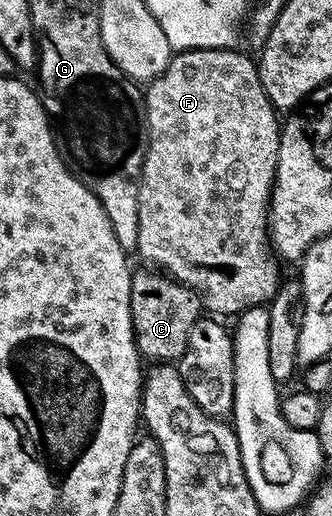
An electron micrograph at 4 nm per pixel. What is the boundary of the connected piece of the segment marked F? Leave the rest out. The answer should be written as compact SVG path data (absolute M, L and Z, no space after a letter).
M239 48L181 49L173 52L166 71L162 71L162 75L158 75L153 81L147 82L143 90L144 122L148 124L148 146L146 159L142 163L138 191L138 243L135 252L140 253L141 259L144 260L142 262L188 285L200 297L203 308L212 315L241 314L255 305L267 306L282 284L281 262L268 236L268 204L272 202L272 180L276 177L282 121L262 87L257 62L253 58L251 61L246 54L240 52Z

